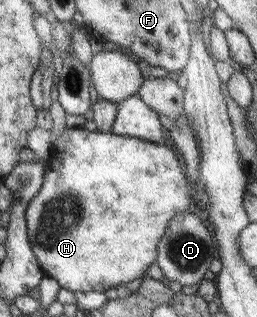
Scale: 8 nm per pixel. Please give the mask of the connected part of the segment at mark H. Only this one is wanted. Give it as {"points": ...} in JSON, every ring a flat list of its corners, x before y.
{"points":[[75,123,68,126,59,138,53,136,52,148,50,149,50,158,47,161,47,170,44,173,44,182,39,193,29,202,28,209,25,210,25,219,27,220,28,240,31,243,33,253,36,255,44,275,56,279,61,287,69,291,99,291,105,292,111,287,127,284,129,281,135,281,139,277,144,277,148,267,151,267,157,259,157,248,159,240,165,235,170,221,180,211,192,209,193,202,187,177,183,173,181,163,177,155,163,143,151,143,134,137,118,136,111,132,98,132,86,130]]}

